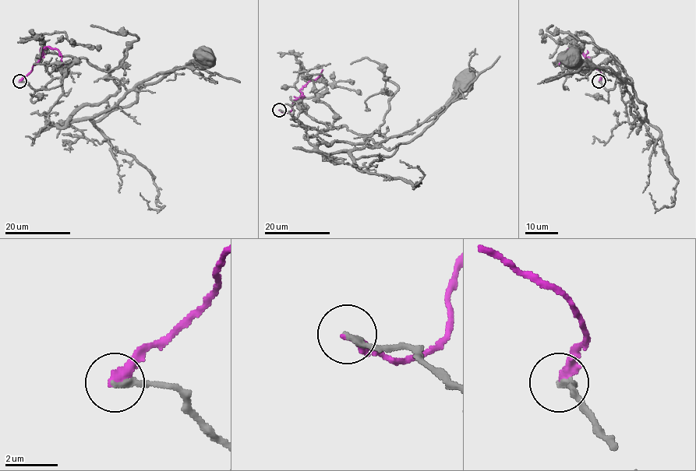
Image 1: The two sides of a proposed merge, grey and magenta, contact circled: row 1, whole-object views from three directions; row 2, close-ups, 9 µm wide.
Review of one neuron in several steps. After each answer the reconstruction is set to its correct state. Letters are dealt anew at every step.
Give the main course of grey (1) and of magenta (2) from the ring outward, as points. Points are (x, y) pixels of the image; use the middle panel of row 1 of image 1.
1: (279, 110), (323, 131), (344, 125), (368, 137), (379, 131), (393, 138), (424, 123), (453, 95), (463, 82)
2: (279, 110), (289, 112), (292, 109), (292, 103), (302, 95), (299, 90), (322, 75), (323, 70)

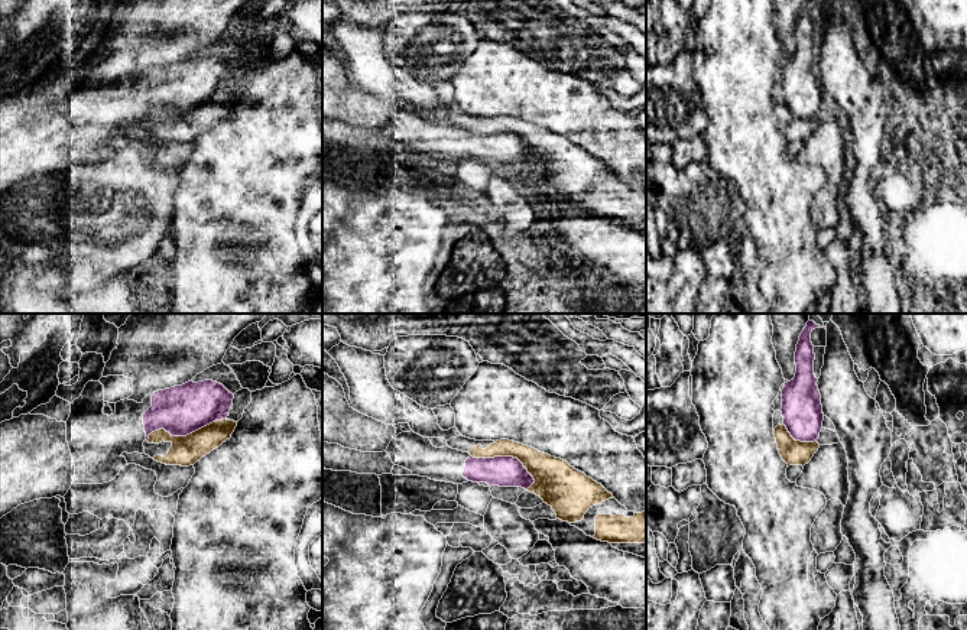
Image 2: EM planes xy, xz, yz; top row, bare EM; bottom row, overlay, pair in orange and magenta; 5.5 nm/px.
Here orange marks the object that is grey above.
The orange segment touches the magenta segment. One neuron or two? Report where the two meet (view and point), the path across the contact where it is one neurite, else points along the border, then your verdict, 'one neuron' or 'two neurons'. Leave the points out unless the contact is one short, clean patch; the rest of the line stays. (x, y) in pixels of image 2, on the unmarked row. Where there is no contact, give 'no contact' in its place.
contact xy (187, 111); border xy (226, 94), (185, 111), (155, 106), (146, 116); two neurons

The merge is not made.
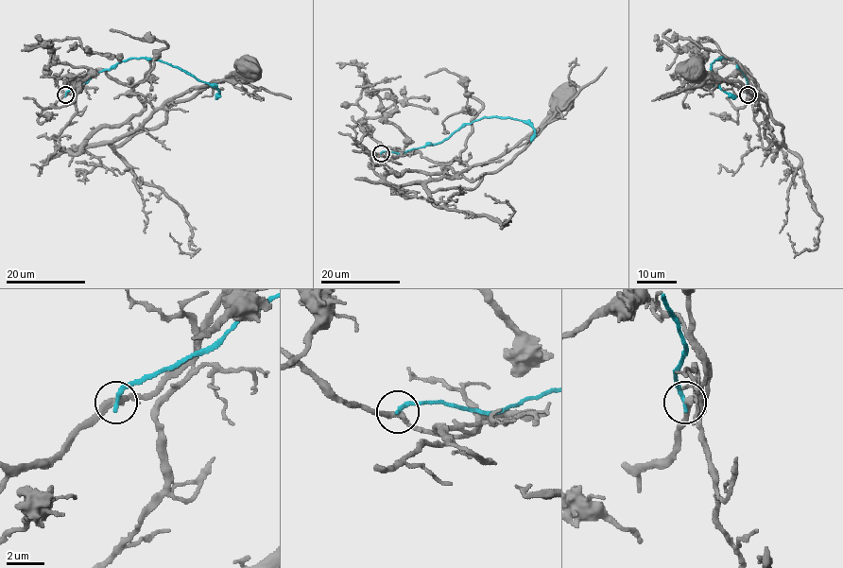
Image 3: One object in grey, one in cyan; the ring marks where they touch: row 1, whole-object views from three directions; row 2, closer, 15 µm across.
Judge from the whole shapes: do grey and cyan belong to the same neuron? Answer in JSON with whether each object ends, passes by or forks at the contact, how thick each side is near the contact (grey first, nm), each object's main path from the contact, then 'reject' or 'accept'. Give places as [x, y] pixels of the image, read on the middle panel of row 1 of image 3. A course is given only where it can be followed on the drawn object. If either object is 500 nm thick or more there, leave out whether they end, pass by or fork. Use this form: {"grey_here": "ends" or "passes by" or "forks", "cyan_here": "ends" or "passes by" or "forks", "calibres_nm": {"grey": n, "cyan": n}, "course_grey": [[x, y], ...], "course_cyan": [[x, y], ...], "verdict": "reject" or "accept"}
{"grey_here": "passes by", "cyan_here": "ends", "calibres_nm": {"grey": 320, "cyan": 240}, "course_grey": [[380, 153], [395, 159], [418, 151], [446, 165], [455, 159], [470, 166], [488, 163], [526, 137], [561, 98]], "course_cyan": [[380, 153], [404, 153], [437, 144], [464, 126], [493, 116], [526, 122], [535, 131], [530, 142]], "verdict": "reject"}

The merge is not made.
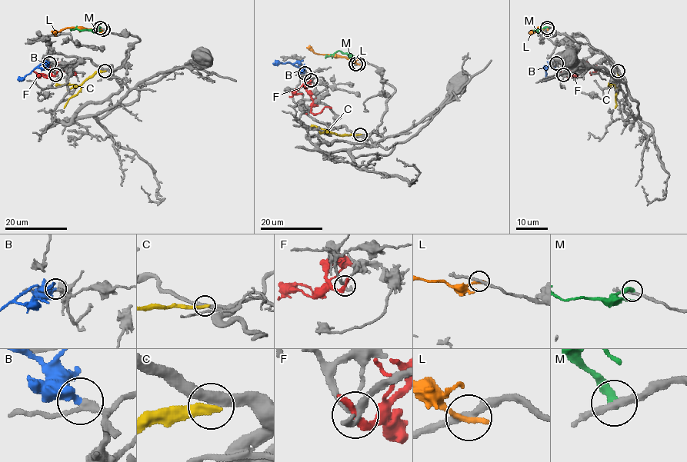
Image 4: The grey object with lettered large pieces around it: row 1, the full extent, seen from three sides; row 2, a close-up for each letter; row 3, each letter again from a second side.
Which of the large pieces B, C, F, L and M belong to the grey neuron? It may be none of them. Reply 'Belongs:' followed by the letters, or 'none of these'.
Belongs: B

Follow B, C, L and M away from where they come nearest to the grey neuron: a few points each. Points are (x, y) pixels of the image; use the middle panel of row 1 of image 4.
B: (305, 73), (290, 63), (273, 63)
C: (360, 134), (341, 135), (319, 131)
L: (358, 64), (344, 57), (317, 54), (306, 47)
M: (355, 64), (348, 54), (340, 51), (325, 58)

